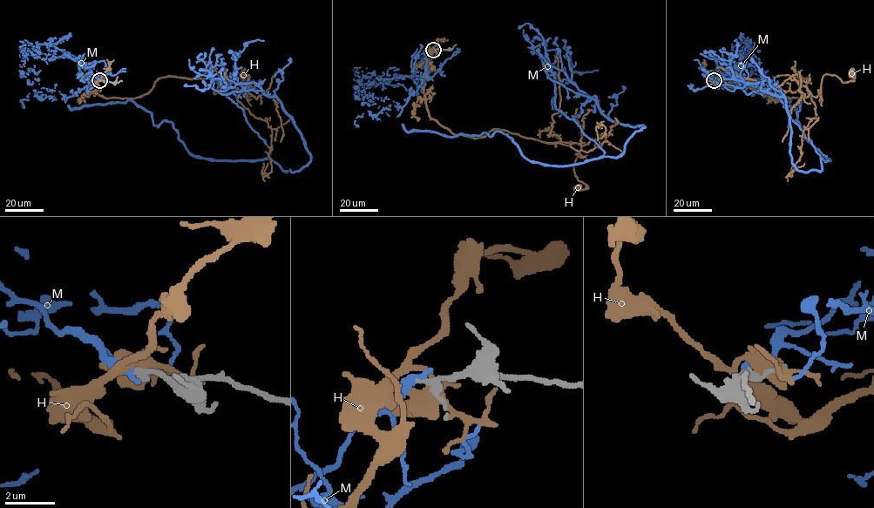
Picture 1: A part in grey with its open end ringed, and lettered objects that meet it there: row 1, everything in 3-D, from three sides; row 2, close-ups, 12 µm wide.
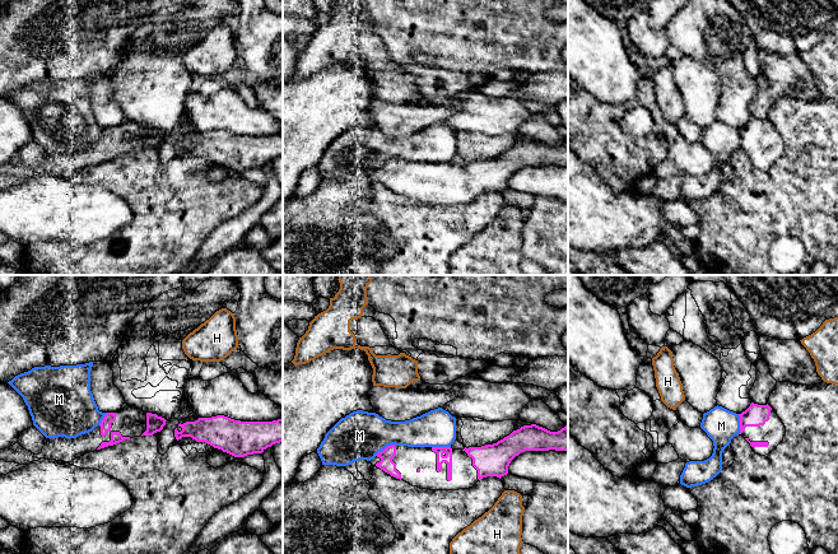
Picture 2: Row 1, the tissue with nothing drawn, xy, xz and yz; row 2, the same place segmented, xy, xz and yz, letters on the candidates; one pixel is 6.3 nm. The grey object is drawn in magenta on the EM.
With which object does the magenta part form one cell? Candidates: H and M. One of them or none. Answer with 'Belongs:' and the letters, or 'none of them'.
Belongs: none of them

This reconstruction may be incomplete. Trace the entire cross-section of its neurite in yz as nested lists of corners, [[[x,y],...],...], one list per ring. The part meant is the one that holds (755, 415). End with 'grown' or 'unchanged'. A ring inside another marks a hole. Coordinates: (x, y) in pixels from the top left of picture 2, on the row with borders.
[[[751,402],[739,416],[740,436],[750,443],[755,453],[765,456],[783,441],[786,427],[768,404]]]; grown

